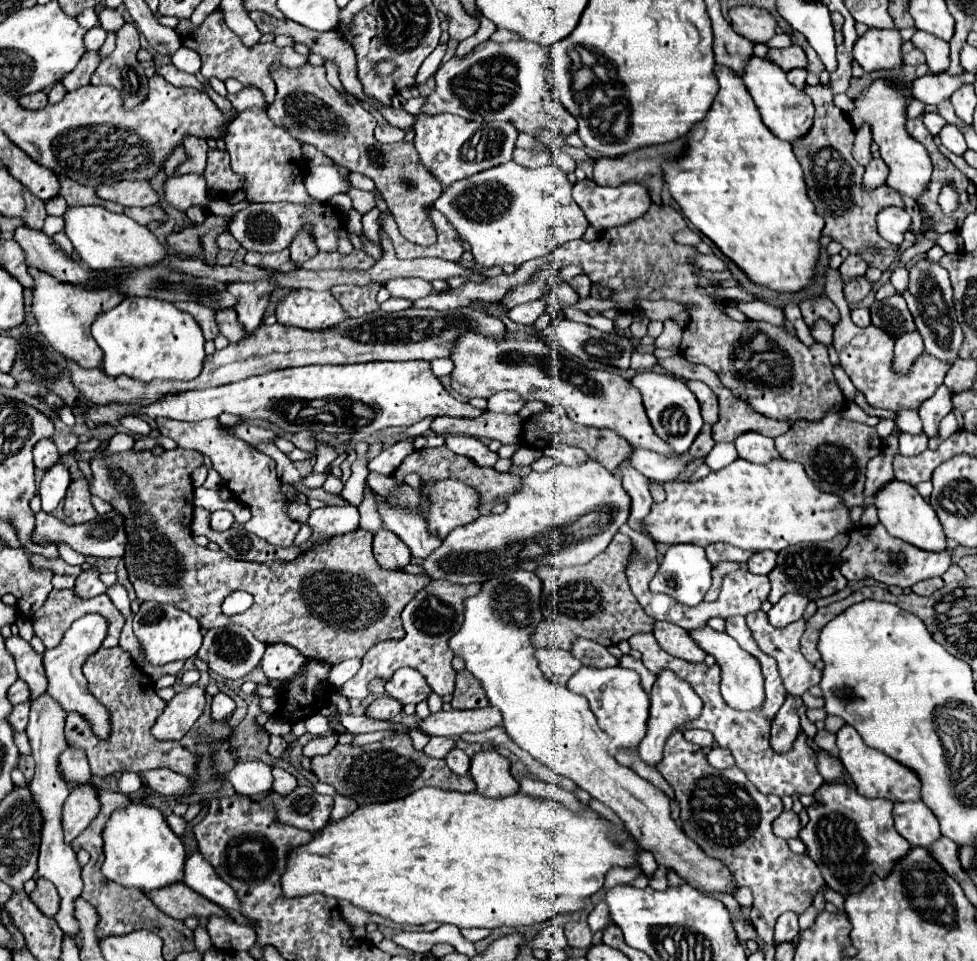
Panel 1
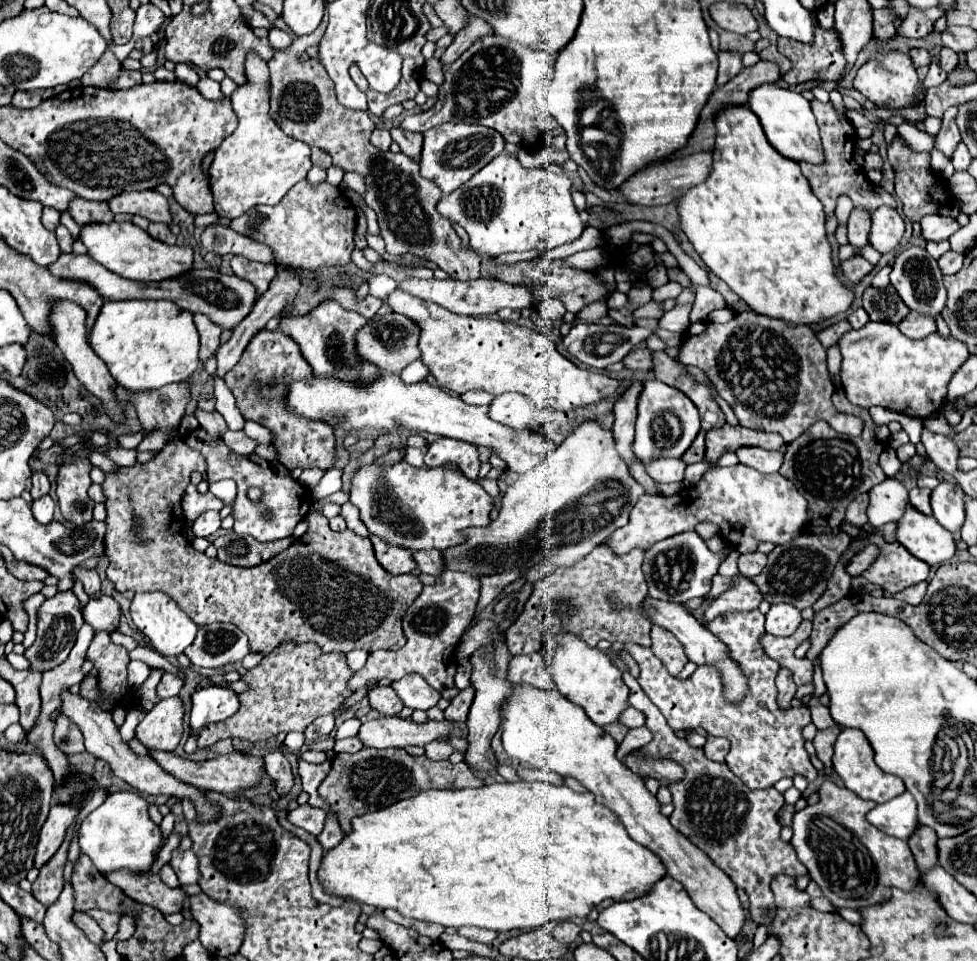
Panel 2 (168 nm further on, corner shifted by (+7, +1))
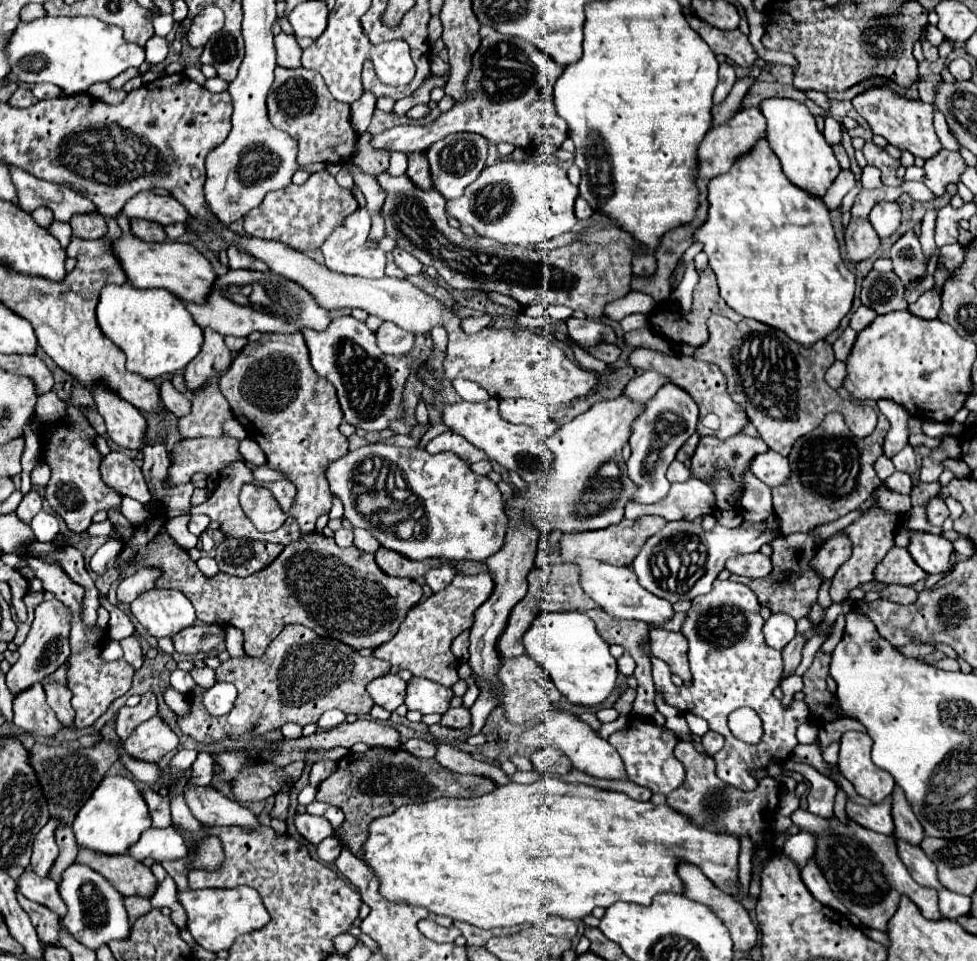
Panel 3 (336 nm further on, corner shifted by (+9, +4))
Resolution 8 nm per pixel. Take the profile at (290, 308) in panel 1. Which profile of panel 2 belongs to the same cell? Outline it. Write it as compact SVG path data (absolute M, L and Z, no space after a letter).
M326 301L310 315L280 319L280 331L290 335L300 345L304 359L310 363L316 375L336 375L344 381L370 383L376 379L376 375L380 375L380 369L372 367L372 363L364 363L360 355L356 355L356 331L360 331L366 321L368 319L356 311L346 311L336 301Z

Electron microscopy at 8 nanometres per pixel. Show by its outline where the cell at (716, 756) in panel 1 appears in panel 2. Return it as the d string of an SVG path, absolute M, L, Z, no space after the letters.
M708 735L704 751L706 751L708 759L712 759L712 761L724 761L724 757L730 751L730 743L724 737L712 737L712 735Z

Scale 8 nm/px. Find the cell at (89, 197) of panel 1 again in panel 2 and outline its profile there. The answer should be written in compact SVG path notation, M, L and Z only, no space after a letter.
M76 197L76 201L70 203L68 213L74 217L78 225L86 223L110 223L114 219L114 213L106 203L96 203L96 201L84 201Z

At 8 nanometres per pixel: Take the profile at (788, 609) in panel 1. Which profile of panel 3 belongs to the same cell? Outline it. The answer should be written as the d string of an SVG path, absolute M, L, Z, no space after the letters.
M784 612L772 614L764 622L764 636L766 636L766 644L770 644L776 650L782 650L796 636L796 622L794 622L794 618L784 614Z

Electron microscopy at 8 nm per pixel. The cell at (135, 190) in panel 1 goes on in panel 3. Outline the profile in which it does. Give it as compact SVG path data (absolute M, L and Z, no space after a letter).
M138 192L132 196L124 208L122 214L128 218L142 218L142 220L152 220L162 226L168 226L172 222L186 222L188 212L178 204L172 196L158 196L154 192Z

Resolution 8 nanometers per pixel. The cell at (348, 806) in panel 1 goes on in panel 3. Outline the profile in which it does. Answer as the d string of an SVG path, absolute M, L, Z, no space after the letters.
M328 836L326 840L322 840L318 844L318 856L324 862L334 862L336 856L338 856L338 852L340 852L340 848L342 848L340 846L340 840L336 836Z

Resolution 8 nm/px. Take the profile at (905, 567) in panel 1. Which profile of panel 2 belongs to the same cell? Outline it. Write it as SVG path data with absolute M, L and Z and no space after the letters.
M870 535L864 541L852 541L852 547L866 547L868 543L880 545L880 557L864 573L870 583L880 585L892 595L928 579L928 567L924 561L910 555L900 543L886 543L880 535Z

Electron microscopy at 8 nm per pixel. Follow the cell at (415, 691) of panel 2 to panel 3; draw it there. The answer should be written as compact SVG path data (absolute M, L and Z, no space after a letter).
M410 678L406 686L406 706L408 710L418 710L422 714L444 714L454 692L446 686L434 684L428 678Z

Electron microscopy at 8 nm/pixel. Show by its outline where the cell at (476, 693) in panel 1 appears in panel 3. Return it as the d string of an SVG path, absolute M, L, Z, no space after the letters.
M466 706L460 708L450 708L442 720L442 726L450 726L450 728L468 728L470 726L470 710Z

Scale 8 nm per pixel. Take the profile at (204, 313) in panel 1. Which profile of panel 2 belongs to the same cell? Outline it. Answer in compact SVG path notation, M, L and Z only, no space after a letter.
M194 315L194 323L198 327L198 333L200 333L200 361L208 361L216 349L220 347L220 333L222 333L222 327L214 325L208 317L204 315Z

